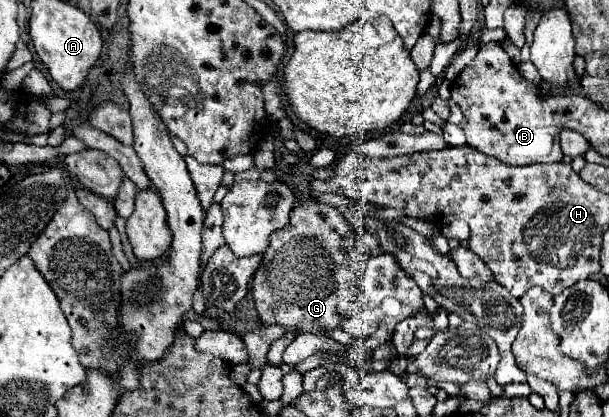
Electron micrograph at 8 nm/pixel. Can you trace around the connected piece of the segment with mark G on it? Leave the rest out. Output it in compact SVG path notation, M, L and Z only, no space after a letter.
M317 198L301 202L291 212L291 222L273 232L267 252L253 276L253 300L261 318L261 326L283 326L297 334L311 332L317 336L329 336L331 330L341 328L343 320L355 312L357 296L357 278L363 274L363 266L371 258L369 248L359 242L359 236L353 236L353 228L345 224L345 218L335 206L323 204Z

